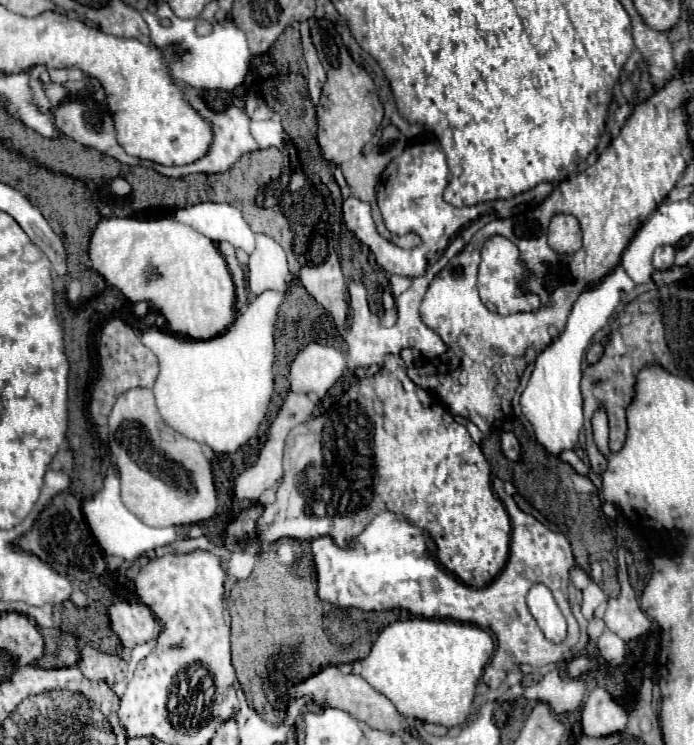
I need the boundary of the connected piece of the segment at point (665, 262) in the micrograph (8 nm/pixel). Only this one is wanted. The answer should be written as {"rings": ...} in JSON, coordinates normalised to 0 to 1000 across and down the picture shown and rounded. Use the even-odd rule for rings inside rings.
{"rings":[[[965,329],[948,332],[945,340],[942,340],[942,358],[945,361],[965,361],[965,358],[971,358],[971,332],[965,332]]]}

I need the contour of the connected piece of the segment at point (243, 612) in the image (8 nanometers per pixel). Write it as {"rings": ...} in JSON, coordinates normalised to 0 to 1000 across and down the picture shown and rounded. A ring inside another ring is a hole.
{"rings":[[[421,726],[421,732],[427,750],[418,758],[406,758],[398,750],[398,742],[378,740],[363,772],[343,780],[329,804],[334,828],[334,890],[340,895],[343,914],[357,941],[363,936],[363,941],[383,946],[375,961],[396,976],[412,962],[416,941],[406,936],[418,922],[447,911],[470,893],[504,890],[510,885],[510,877],[490,866],[478,866],[467,850],[467,809],[455,799],[455,764],[447,729]],[[366,906],[375,911],[375,922],[354,925],[354,917],[369,919]],[[378,933],[383,941],[378,941]]]}

